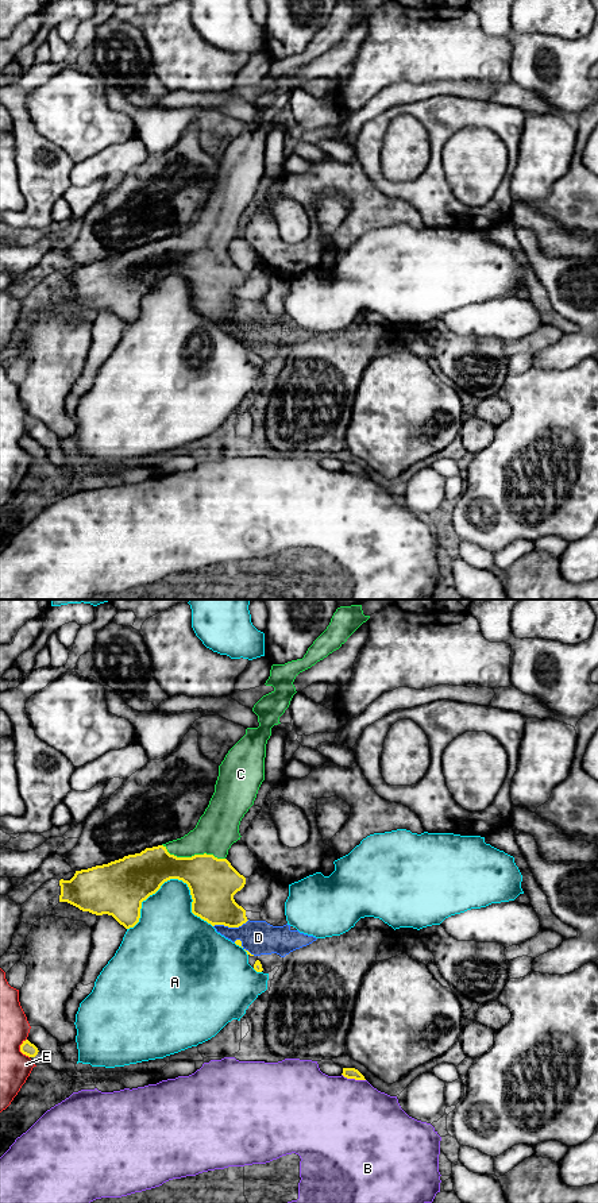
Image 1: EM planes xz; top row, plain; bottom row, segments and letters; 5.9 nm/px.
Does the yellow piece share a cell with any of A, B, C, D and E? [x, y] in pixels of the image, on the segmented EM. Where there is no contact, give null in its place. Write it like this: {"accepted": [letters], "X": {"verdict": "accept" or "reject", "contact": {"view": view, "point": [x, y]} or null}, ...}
{"accepted": ["C"], "A": {"verdict": "reject", "contact": {"view": "xz", "point": [173, 878]}}, "B": {"verdict": "reject", "contact": {"view": "xz", "point": [354, 1078]}}, "C": {"verdict": "accept", "contact": {"view": "xz", "point": [193, 856]}}, "D": {"verdict": "reject", "contact": {"view": "xz", "point": [231, 926]}}, "E": {"verdict": "reject", "contact": {"view": "xz", "point": [20, 1049]}}}

